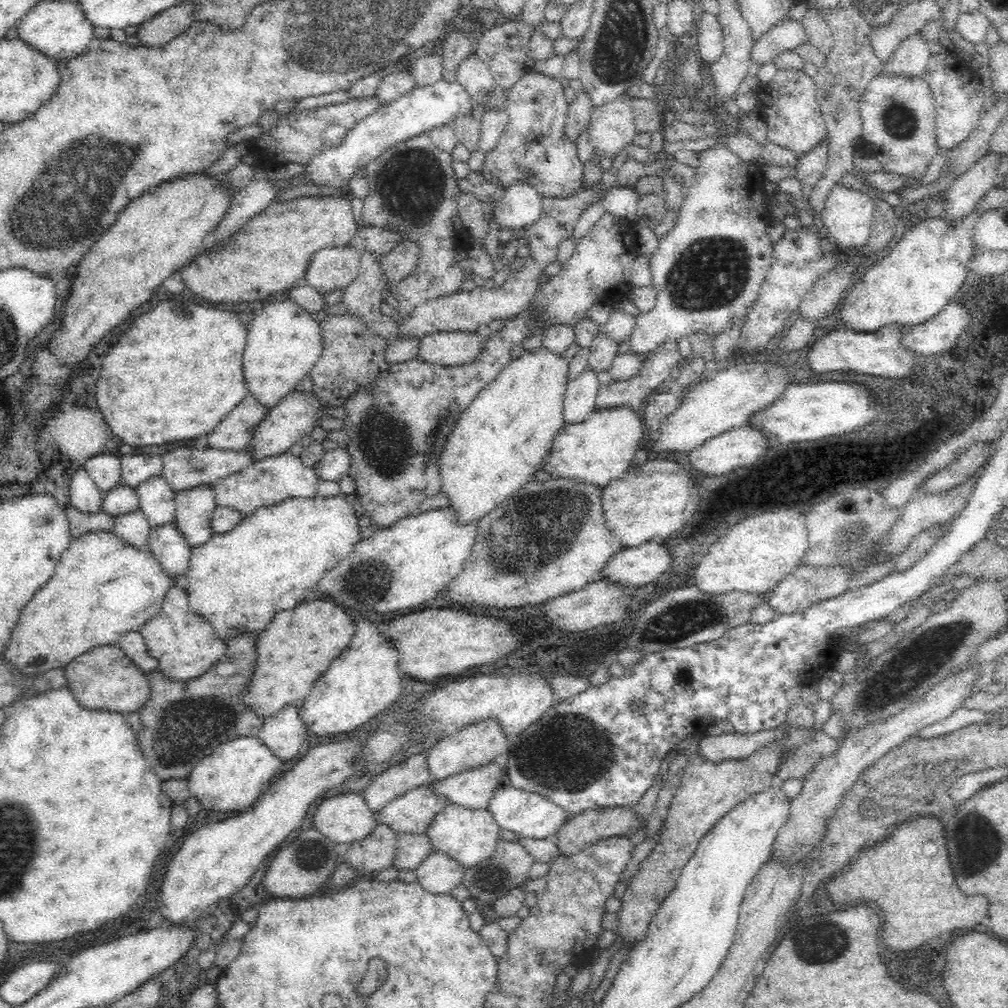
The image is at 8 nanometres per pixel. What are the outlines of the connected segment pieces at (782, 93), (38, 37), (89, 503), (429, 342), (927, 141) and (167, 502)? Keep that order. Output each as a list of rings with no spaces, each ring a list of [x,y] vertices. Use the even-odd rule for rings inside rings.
[[[803,69],[778,70],[772,80],[761,84],[755,92],[759,100],[756,110],[766,126],[766,141],[786,148],[797,159],[824,143],[827,128],[816,96],[814,77]]]
[[[40,2],[30,8],[15,27],[17,38],[28,48],[56,63],[80,54],[92,38],[99,35],[85,22],[74,2]]]
[[[80,468],[70,480],[70,504],[82,514],[96,514],[102,511],[101,491],[88,478],[84,468]]]
[[[462,331],[428,332],[417,338],[417,358],[434,365],[462,364],[480,352],[478,334]]]
[[[880,74],[867,86],[860,103],[863,141],[876,146],[875,157],[884,170],[922,176],[928,164],[939,153],[936,145],[935,106],[928,86],[922,78],[890,78]]]
[[[161,476],[149,478],[136,488],[135,493],[139,510],[151,530],[156,530],[166,524],[174,524],[176,494],[168,488]]]

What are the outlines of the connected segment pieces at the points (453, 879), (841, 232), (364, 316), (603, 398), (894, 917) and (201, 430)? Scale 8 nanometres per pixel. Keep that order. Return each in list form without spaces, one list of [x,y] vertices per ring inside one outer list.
[[[442,850],[429,854],[417,869],[418,883],[434,894],[448,894],[463,883],[467,867]]]
[[[838,182],[834,183],[826,193],[822,201],[822,208],[817,214],[817,219],[821,219],[825,226],[825,234],[831,241],[835,242],[839,248],[860,248],[868,243],[871,234],[871,202],[866,195],[854,188],[844,186]]]
[[[364,253],[359,256],[356,274],[342,289],[339,302],[344,315],[357,318],[370,334],[387,339],[396,325],[392,316],[380,311],[382,283],[377,258]]]
[[[666,340],[654,353],[645,361],[642,361],[640,370],[634,376],[623,380],[622,382],[610,381],[605,385],[598,387],[596,398],[594,398],[594,407],[601,409],[626,409],[629,412],[639,414],[643,404],[648,399],[651,391],[661,386],[669,379],[671,370],[678,365],[681,360],[675,340]]]
[[[916,815],[910,817],[899,824],[899,828],[894,830],[891,833],[888,833],[886,838],[883,838],[876,843],[872,843],[867,848],[864,848],[862,851],[858,851],[854,855],[850,862],[847,865],[844,865],[843,868],[835,875],[830,878],[828,882],[828,894],[838,900],[838,902],[860,902],[860,900],[872,900],[872,902],[878,902],[878,906],[884,910],[884,916],[886,916],[886,928],[882,932],[882,938],[884,942],[892,948],[892,950],[906,950],[906,948],[914,948],[914,946],[920,946],[936,936],[940,936],[942,932],[946,930],[956,930],[956,928],[972,928],[976,924],[980,924],[982,918],[988,919],[988,898],[986,896],[968,896],[964,894],[958,884],[956,884],[956,874],[952,870],[952,864],[950,864],[950,854],[948,854],[948,837],[947,837],[947,828],[946,828],[946,817],[943,815]]]
[[[174,300],[160,301],[156,308],[136,317],[134,326],[118,338],[118,342],[110,348],[110,352],[102,358],[102,370],[94,382],[94,398],[96,398],[96,406],[98,412],[104,420],[104,424],[108,424],[108,430],[112,436],[116,436],[122,444],[132,446],[132,448],[140,448],[144,446],[151,448],[152,446],[162,446],[168,442],[176,442],[176,440],[192,440],[196,439],[207,432],[210,432],[215,426],[236,406],[240,404],[240,400],[246,396],[244,383],[241,373],[241,356],[244,352],[244,344],[246,344],[246,326],[242,324],[236,314],[229,309],[213,308],[206,304],[182,304],[182,302],[174,302]]]

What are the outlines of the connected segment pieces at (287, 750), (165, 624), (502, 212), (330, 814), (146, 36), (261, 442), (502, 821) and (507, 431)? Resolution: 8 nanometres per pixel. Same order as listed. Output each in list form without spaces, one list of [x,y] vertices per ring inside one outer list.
[[[286,707],[272,718],[261,719],[261,727],[255,737],[268,749],[272,756],[275,756],[282,763],[298,756],[302,744],[309,742],[308,734],[305,732],[303,724],[300,724],[300,720],[298,720],[297,707]]]
[[[178,585],[168,589],[160,610],[154,616],[138,631],[125,632],[116,644],[142,676],[155,670],[169,683],[178,684],[186,684],[208,672],[227,651],[227,644],[217,637],[213,628],[190,611],[187,590]]]
[[[512,184],[512,187],[502,190],[493,207],[493,217],[499,230],[525,229],[534,224],[541,213],[541,196],[528,184]]]
[[[364,790],[328,798],[318,805],[313,826],[342,845],[362,840],[379,824],[378,812],[370,809]]]
[[[178,4],[164,9],[150,20],[146,20],[137,26],[134,34],[140,40],[140,44],[150,47],[166,44],[173,36],[184,32],[190,26],[189,6]]]
[[[296,391],[290,392],[278,406],[269,409],[252,429],[246,446],[252,461],[258,463],[268,457],[288,452],[292,444],[298,442],[301,436],[310,434],[312,426],[316,424],[320,414],[322,415],[321,408],[314,401],[312,394],[306,395]]]
[[[509,784],[503,785],[490,800],[488,807],[497,824],[511,830],[519,837],[551,839],[555,838],[570,821],[571,814],[564,806],[555,800],[527,790],[514,788]]]
[[[543,349],[526,352],[499,376],[460,414],[444,441],[438,457],[438,493],[446,496],[456,526],[478,522],[504,499],[532,480],[542,458],[552,448],[556,433],[564,425],[562,400],[568,363]]]

